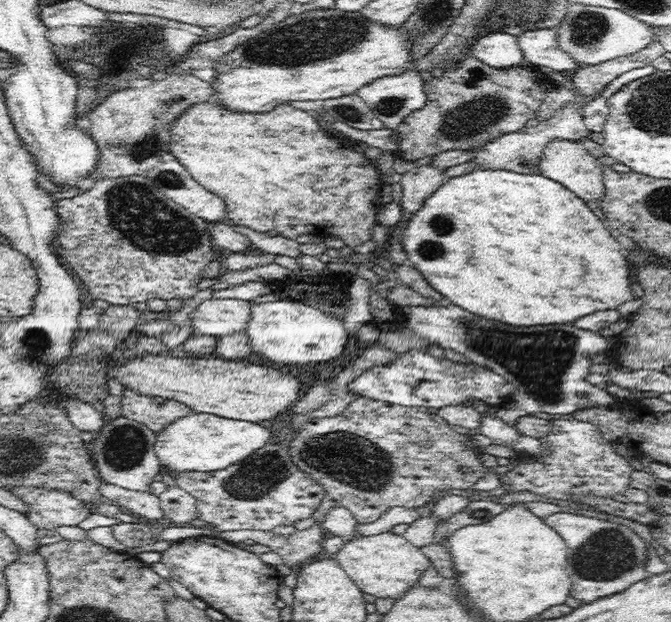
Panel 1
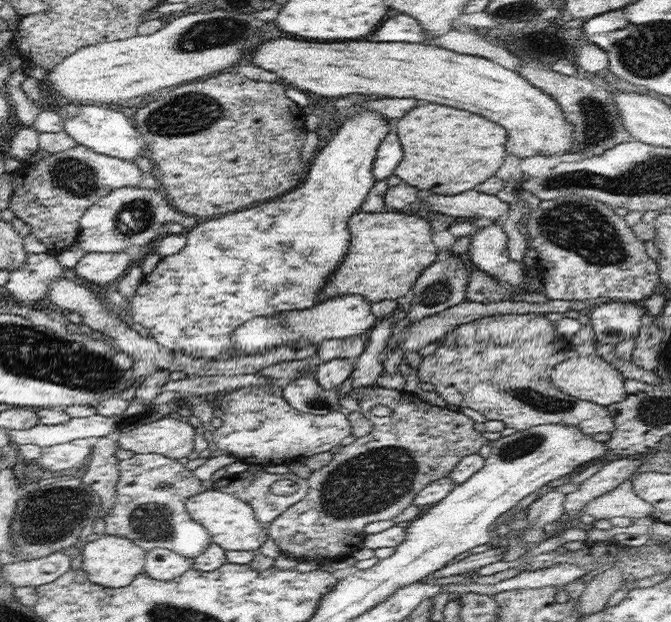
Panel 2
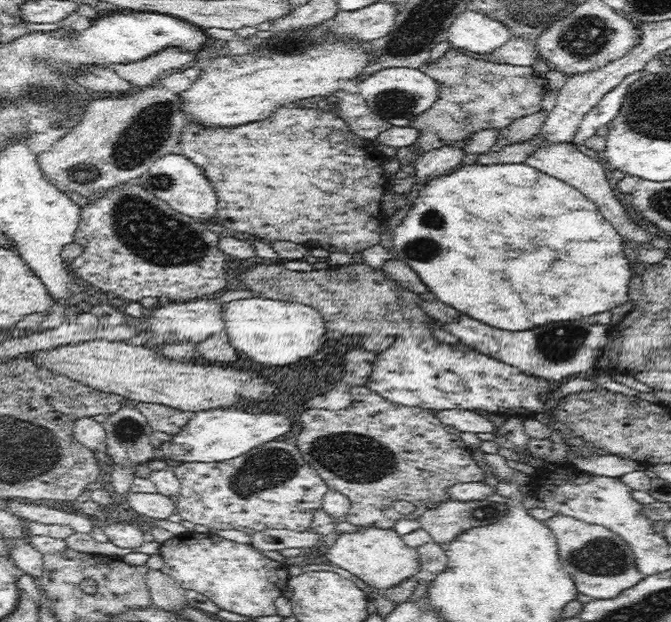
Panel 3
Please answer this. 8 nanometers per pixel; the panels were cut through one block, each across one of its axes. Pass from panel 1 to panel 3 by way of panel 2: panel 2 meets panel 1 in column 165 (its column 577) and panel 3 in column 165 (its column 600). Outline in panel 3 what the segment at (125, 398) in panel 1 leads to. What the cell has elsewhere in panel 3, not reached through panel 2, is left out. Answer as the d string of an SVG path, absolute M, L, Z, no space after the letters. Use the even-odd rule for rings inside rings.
M130 400L128 402L131 402L147 418L153 430L164 432L168 435L179 434L186 427L186 422L190 418L188 413L166 405Z

